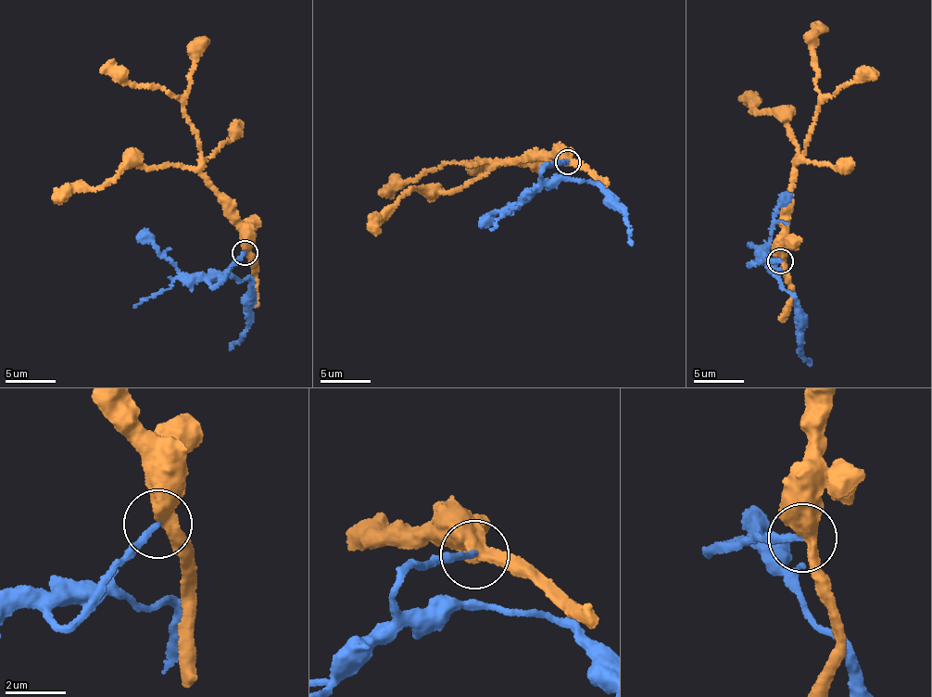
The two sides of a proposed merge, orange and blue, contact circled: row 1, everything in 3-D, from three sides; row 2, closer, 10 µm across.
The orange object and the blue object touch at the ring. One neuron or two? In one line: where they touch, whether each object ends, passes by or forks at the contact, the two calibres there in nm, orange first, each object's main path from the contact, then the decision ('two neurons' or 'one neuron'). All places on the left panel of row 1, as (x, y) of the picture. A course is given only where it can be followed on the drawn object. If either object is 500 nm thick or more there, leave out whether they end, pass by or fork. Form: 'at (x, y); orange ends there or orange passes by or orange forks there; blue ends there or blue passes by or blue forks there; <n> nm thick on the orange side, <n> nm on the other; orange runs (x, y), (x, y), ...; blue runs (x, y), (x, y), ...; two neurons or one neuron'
at (245, 252); orange passes by; blue ends there; 440 nm thick on the orange side, 190 nm on the other; orange runs (244, 251), (245, 233), (234, 204), (200, 171), (198, 131), (182, 103), (159, 87), (123, 85), (100, 69); blue runs (244, 251), (223, 277), (209, 285), (214, 281), (233, 275), (249, 280), (247, 331), (230, 349); two neurons

